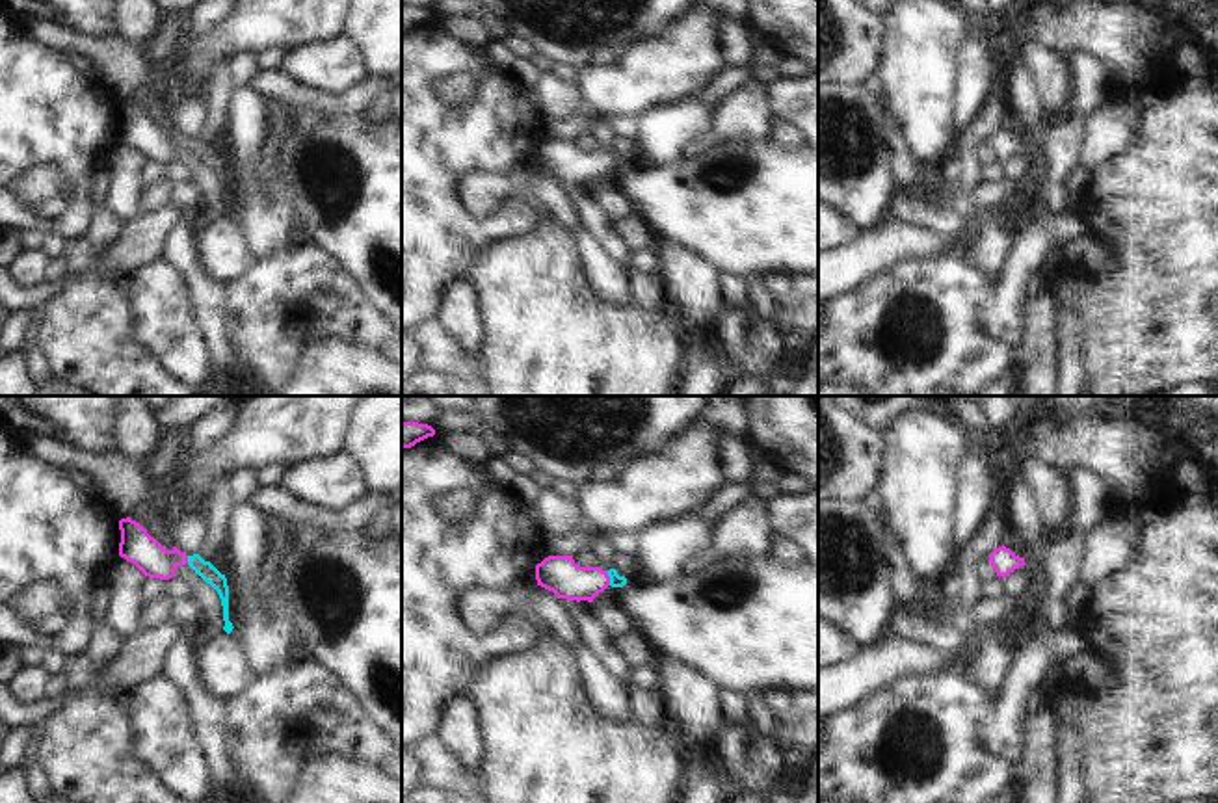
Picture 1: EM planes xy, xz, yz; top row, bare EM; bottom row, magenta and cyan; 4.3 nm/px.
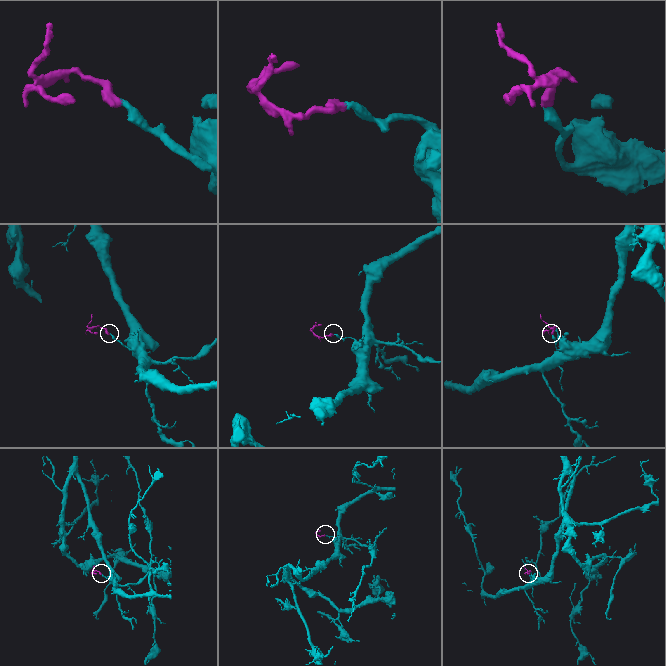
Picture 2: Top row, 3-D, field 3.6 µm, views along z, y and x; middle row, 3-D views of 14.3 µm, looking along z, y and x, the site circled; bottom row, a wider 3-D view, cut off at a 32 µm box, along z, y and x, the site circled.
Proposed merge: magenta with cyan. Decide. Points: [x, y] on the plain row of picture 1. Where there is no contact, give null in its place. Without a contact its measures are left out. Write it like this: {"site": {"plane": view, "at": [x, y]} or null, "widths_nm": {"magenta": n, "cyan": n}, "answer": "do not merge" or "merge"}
{"site": {"plane": "xz", "at": [608, 162]}, "widths_nm": {"magenta": 160, "cyan": 60}, "answer": "merge"}

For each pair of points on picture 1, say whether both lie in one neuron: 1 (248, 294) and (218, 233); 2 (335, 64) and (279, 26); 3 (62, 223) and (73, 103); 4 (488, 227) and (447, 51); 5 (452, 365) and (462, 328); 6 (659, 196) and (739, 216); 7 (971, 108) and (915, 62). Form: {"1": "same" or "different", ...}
{"1": "different", "2": "different", "3": "same", "4": "same", "5": "different", "6": "same", "7": "different"}

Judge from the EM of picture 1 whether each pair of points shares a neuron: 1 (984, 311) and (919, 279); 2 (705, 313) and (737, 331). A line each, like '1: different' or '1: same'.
1: same
2: different

